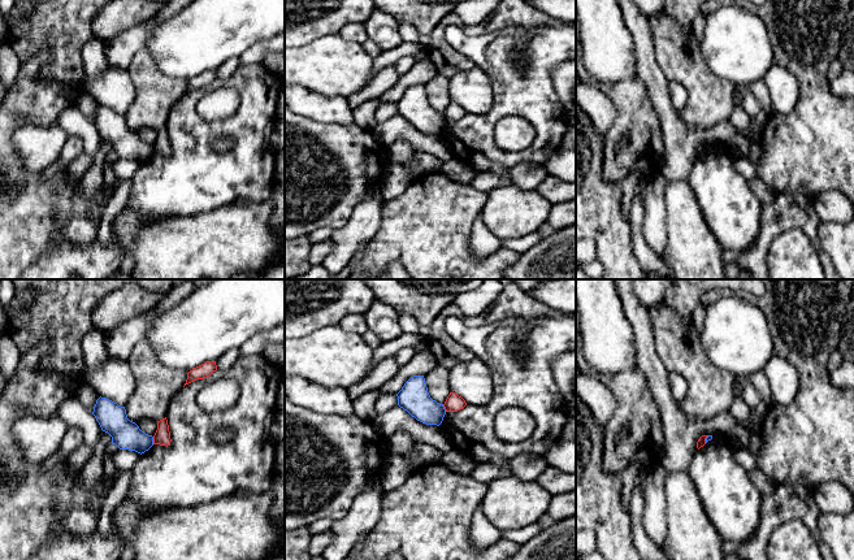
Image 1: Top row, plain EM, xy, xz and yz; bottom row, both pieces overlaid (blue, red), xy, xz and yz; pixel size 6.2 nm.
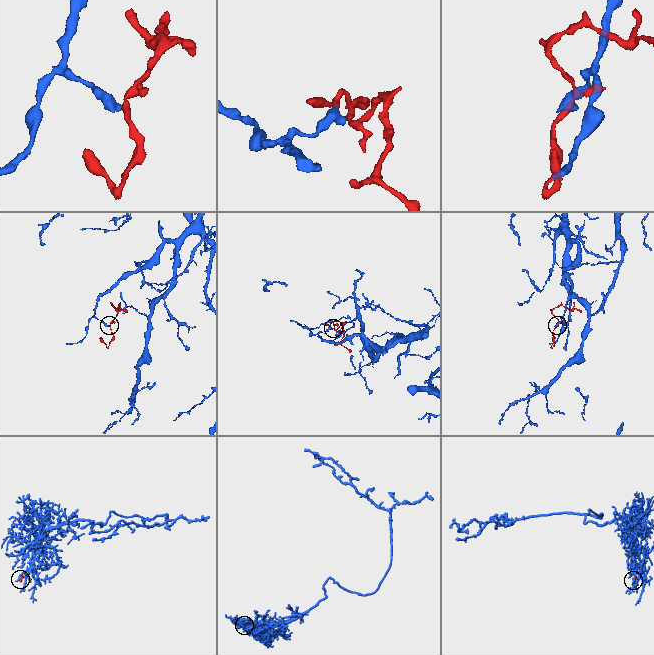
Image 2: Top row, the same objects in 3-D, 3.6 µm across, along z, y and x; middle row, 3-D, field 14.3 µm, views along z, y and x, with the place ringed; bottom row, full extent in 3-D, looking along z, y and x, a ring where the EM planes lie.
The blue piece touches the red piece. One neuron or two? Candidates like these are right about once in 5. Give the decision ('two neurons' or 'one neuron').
two neurons

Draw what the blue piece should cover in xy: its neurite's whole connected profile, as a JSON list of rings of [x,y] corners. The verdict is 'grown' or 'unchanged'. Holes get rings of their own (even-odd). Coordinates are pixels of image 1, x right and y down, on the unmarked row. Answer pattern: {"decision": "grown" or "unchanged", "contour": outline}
{"decision": "unchanged", "contour": [[[100,105],[92,123],[101,139],[112,146],[112,153],[120,159],[135,160],[142,164],[153,155],[153,146],[142,140],[135,131],[127,127],[125,116]]]}

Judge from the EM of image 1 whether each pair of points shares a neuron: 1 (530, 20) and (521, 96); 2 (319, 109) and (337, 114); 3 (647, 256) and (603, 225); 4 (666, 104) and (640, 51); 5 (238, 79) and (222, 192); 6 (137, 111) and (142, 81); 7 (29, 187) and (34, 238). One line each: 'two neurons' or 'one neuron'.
1: two neurons
2: one neuron
3: two neurons
4: one neuron
5: one neuron
6: one neuron
7: one neuron

